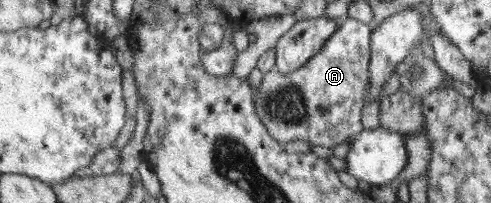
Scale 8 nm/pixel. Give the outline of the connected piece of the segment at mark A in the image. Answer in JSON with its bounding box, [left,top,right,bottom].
[254,18,371,149]

